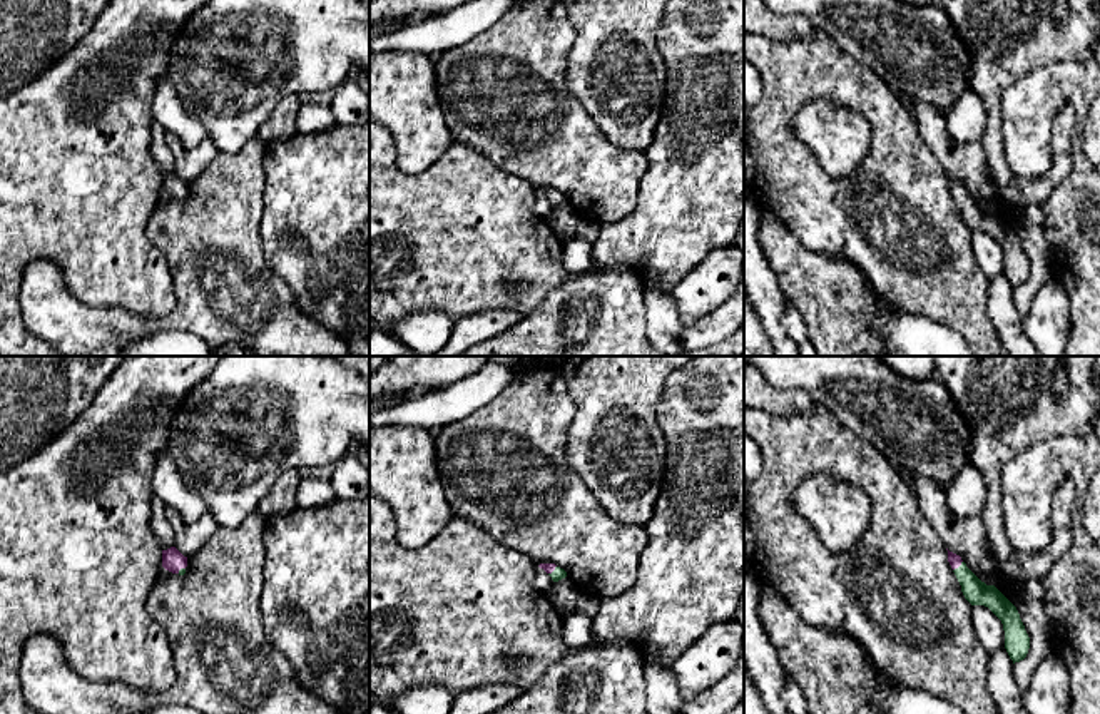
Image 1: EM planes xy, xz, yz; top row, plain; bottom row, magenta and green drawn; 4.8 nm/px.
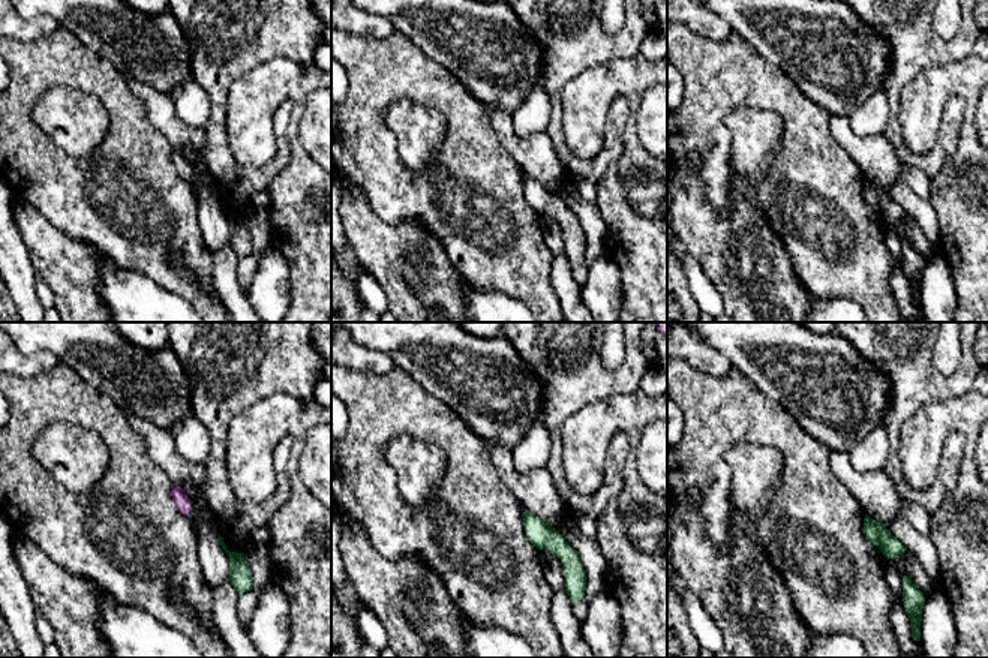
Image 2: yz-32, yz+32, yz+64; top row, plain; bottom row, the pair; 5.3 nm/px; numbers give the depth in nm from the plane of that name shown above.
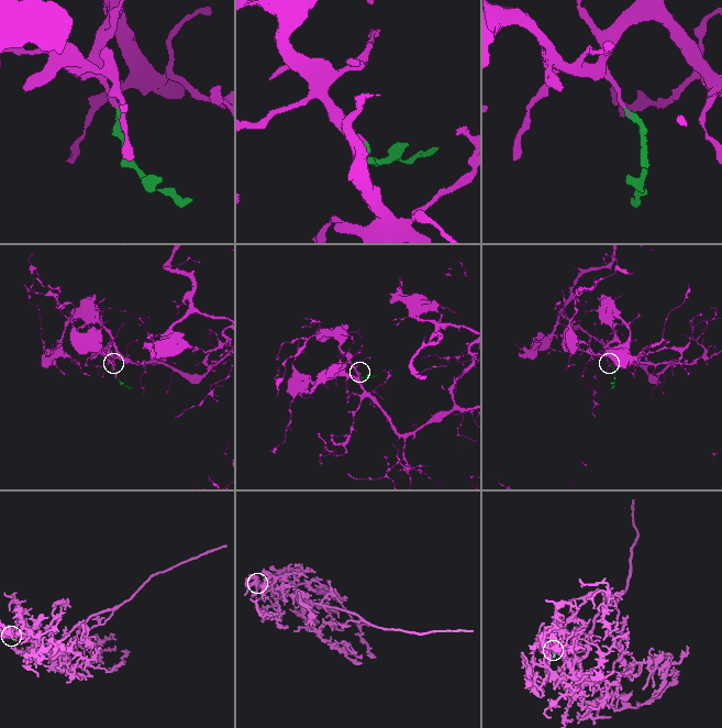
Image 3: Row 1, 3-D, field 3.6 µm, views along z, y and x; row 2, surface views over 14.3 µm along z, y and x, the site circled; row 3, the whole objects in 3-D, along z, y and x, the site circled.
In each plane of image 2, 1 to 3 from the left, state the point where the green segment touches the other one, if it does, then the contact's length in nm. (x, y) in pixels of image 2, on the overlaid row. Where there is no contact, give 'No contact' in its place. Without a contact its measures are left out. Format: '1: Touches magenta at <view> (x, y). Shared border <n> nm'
1: Touches magenta at yz-32 (189, 513). Shared border 40 nm
2: No contact
3: No contact

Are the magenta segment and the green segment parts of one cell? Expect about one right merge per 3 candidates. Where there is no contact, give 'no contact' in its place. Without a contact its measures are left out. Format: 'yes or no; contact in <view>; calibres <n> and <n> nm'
yes; contact in yz; calibres 70 and 120 nm

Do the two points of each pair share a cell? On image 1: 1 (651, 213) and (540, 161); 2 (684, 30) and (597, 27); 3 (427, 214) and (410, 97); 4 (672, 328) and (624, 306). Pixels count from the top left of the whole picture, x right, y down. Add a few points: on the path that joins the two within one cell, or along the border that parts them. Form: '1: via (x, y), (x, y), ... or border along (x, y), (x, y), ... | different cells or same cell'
1: border along (646, 168), (636, 206), (624, 216), (600, 224) | different cells
2: border along (661, 17), (656, 47), (666, 67) | different cells
3: border along (448, 146), (420, 173), (402, 173), (395, 168) | different cells
4: border along (644, 283), (644, 331), (647, 338) | different cells

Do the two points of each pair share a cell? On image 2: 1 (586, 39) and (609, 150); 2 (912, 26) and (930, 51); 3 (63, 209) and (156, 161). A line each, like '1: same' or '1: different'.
1: same
2: same
3: same

